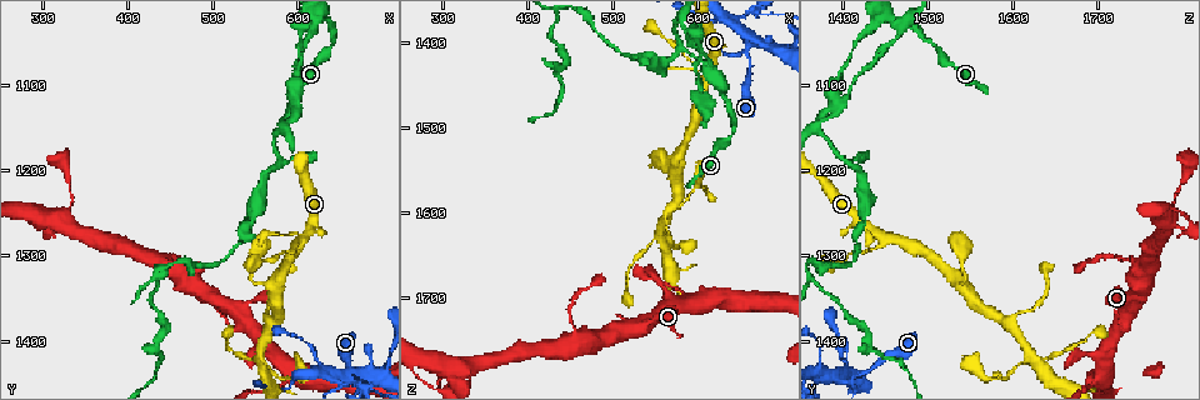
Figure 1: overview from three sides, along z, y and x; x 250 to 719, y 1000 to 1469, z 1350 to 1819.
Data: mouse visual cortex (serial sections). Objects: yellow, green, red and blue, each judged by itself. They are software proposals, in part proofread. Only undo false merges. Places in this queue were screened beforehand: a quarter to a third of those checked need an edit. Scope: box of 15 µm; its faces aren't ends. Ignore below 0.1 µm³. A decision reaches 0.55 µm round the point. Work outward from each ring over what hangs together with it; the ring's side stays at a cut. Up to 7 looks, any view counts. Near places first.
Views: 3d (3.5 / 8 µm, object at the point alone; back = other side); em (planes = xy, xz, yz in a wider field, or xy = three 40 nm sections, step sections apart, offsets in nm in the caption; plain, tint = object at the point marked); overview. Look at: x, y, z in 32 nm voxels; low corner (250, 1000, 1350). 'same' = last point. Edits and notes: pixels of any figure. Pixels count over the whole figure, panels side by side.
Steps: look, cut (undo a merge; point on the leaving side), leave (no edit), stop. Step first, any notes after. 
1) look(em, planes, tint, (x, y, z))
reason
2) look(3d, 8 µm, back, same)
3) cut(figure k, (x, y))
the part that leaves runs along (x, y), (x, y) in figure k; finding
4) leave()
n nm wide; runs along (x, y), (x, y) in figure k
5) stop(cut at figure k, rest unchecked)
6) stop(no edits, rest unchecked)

look(3d, 3.5 µm, (555, 1410, 1625))
small branch off a trunk

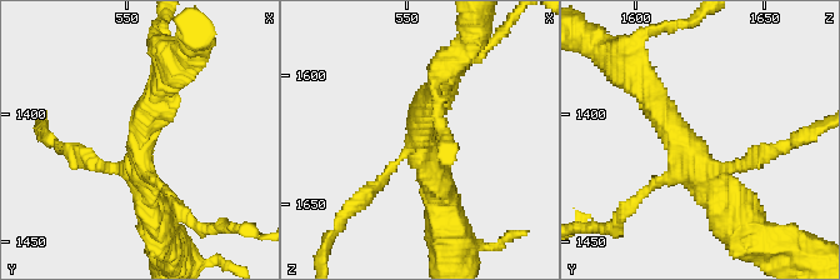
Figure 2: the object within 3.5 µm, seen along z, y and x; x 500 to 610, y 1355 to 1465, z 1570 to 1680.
leave()
runs along (640, 83), (736, 213) in figure 2; continuous, no second cell

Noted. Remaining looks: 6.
look(3d, 3.5 µm, (665, 1445, 1395))
calibre changes

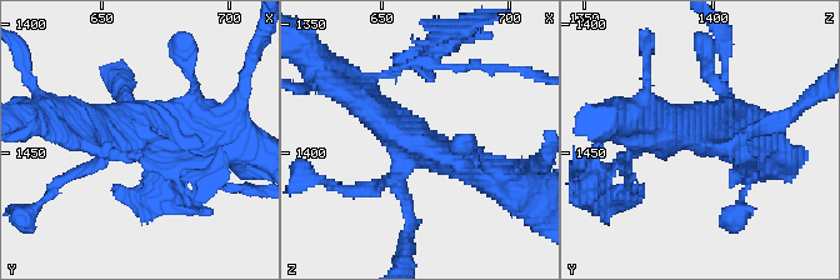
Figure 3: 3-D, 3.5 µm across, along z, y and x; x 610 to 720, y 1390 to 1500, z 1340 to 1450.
look(em, xy, step 1, tint, (662, 1446, 1399))
4 arms; arms of 150, 150, 350, 400 nm

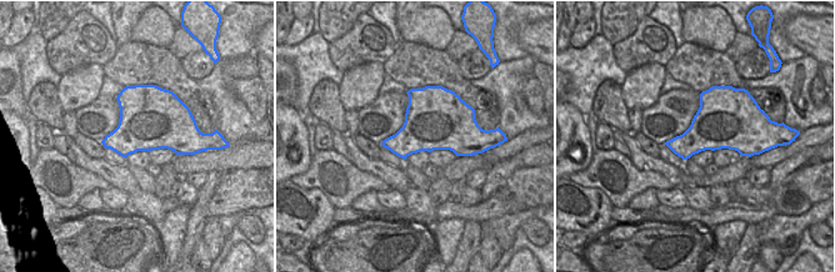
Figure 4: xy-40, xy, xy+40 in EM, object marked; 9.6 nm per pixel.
leave()
runs along (408, 218), (400, 170), (415, 148), (488, 173) in figure 3; one cell here

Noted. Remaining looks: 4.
look(3d, 3.5 µm, (600, 1115, 1390))
thick turns thin

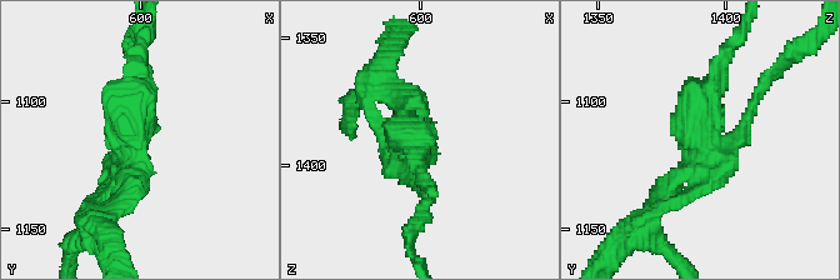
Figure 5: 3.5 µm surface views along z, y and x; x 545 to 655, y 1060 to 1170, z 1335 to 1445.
look(em, xy, step 5, tint, (598, 1117, 1389))
shape alone is not enough

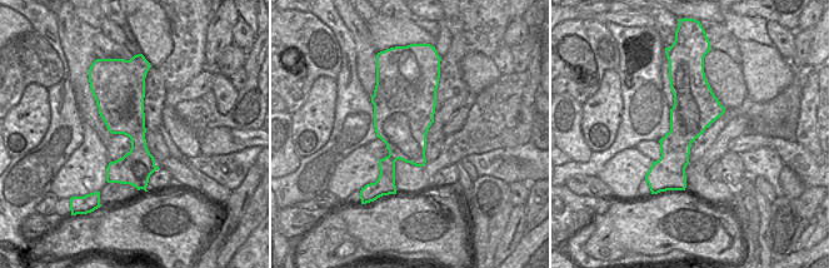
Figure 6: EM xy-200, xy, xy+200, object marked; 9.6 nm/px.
look(em, xy, step 2, tint, same)
cut it another way

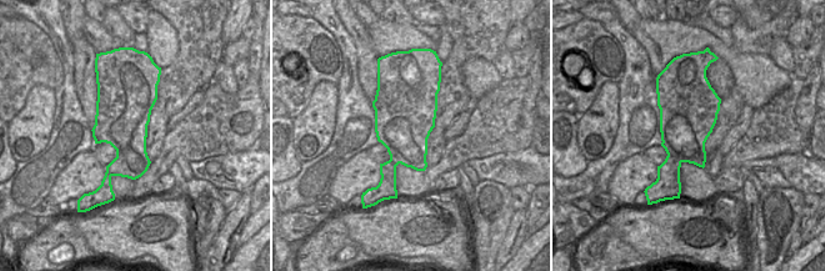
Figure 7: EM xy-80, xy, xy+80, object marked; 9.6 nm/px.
cut(figure 5, (661, 249))
the part that leaves runs along (650, 224), (656, 239), (679, 261) in figure 5; two cells meet here

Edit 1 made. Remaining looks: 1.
stop(cut at figure 5, rest unchecked)

